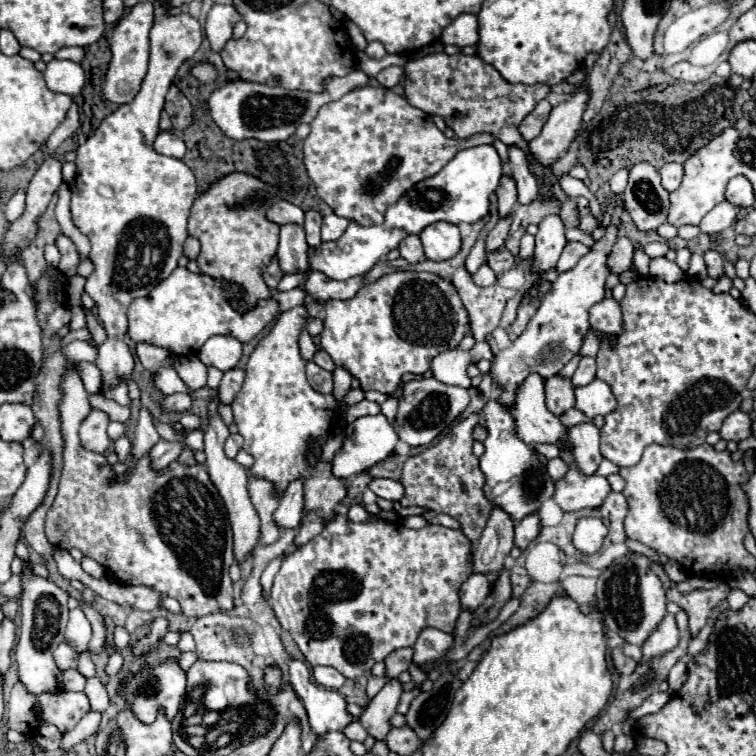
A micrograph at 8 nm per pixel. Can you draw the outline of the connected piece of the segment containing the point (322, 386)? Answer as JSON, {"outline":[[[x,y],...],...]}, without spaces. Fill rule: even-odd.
{"outline":[[[308,362],[306,366],[306,376],[310,386],[320,392],[320,394],[332,394],[332,374],[322,370],[320,366],[316,366],[314,362]]]}

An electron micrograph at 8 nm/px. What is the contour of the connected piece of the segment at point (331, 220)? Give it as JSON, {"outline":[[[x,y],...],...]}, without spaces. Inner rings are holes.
{"outline":[[[330,214],[324,218],[322,222],[322,240],[328,242],[328,240],[338,240],[344,230],[348,228],[348,220],[346,218],[340,218],[336,214]]]}

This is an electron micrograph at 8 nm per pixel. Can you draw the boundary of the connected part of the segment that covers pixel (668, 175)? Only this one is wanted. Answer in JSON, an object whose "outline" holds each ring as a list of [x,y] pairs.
{"outline":[[[664,164],[660,168],[660,176],[662,176],[662,186],[672,192],[680,186],[682,182],[682,174],[684,174],[684,166],[682,164]]]}

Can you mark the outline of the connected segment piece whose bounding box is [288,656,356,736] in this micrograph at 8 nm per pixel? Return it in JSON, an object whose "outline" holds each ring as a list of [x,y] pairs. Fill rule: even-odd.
{"outline":[[[292,656],[288,658],[288,680],[304,702],[310,728],[318,736],[330,730],[342,730],[352,720],[356,720],[346,712],[346,702],[338,692],[326,690],[322,686],[316,688],[316,684],[312,684],[308,664],[304,660]]]}

